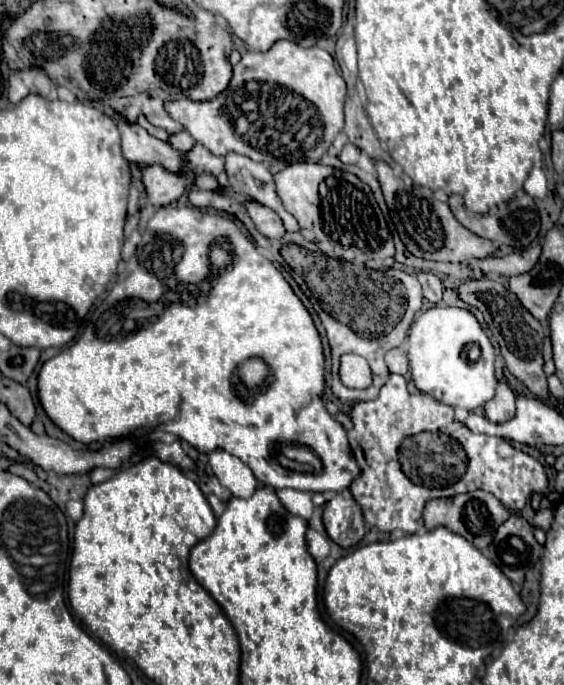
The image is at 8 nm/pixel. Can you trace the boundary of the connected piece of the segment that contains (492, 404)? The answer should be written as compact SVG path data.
M500 381L498 387L496 387L496 395L494 399L490 399L486 405L484 405L484 411L486 411L486 417L494 423L502 423L502 421L508 421L514 417L514 403L516 403L516 395L512 393L512 389Z

